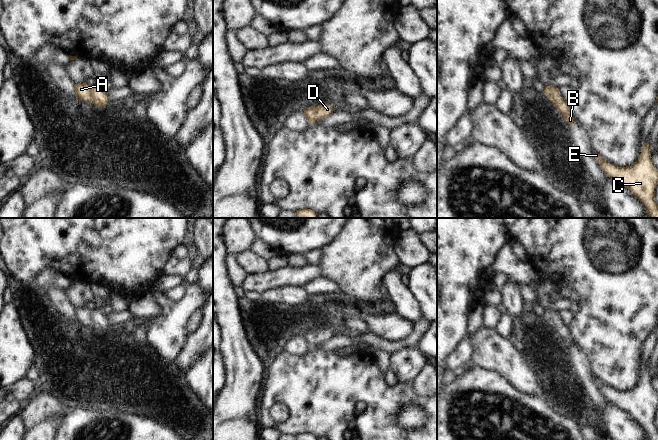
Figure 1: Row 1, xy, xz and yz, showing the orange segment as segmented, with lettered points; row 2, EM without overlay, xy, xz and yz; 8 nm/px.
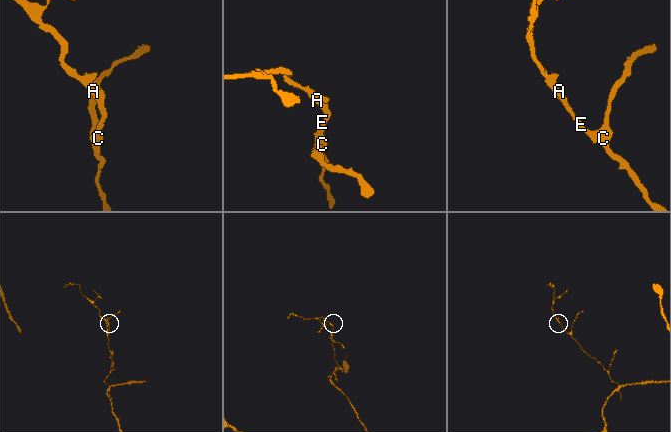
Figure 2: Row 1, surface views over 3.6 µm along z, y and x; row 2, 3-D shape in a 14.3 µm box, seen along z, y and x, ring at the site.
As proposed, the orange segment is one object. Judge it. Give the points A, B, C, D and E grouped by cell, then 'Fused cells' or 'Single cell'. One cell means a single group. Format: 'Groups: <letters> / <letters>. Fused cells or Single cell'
Groups: A B C D E. Single cell.

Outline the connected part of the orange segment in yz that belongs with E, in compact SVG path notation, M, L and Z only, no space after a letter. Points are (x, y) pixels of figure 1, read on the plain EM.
M649 365L641 371L638 384L630 390L616 391L606 386L596 375L594 381L607 401L630 414L643 428L649 440L658 440L658 428L655 426L658 394L651 385Z

